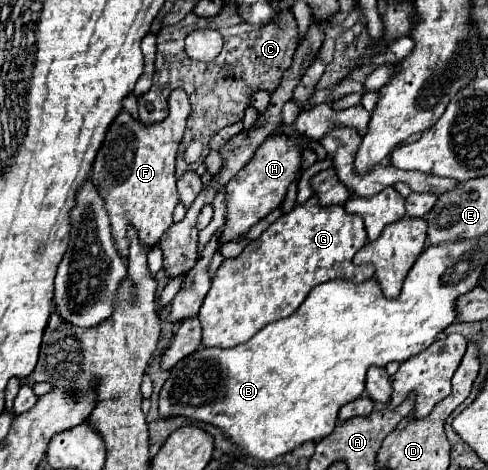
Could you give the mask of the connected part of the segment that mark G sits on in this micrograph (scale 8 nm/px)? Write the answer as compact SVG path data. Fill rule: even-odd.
M310 196L304 204L298 204L292 212L280 216L274 224L270 224L258 240L250 242L242 250L238 258L222 262L216 276L212 278L212 288L206 294L198 314L204 346L232 348L236 344L244 344L266 324L294 314L314 286L334 278L354 280L358 268L352 264L352 258L366 244L366 240L364 222L360 216L348 214L342 206L320 206L318 198Z

